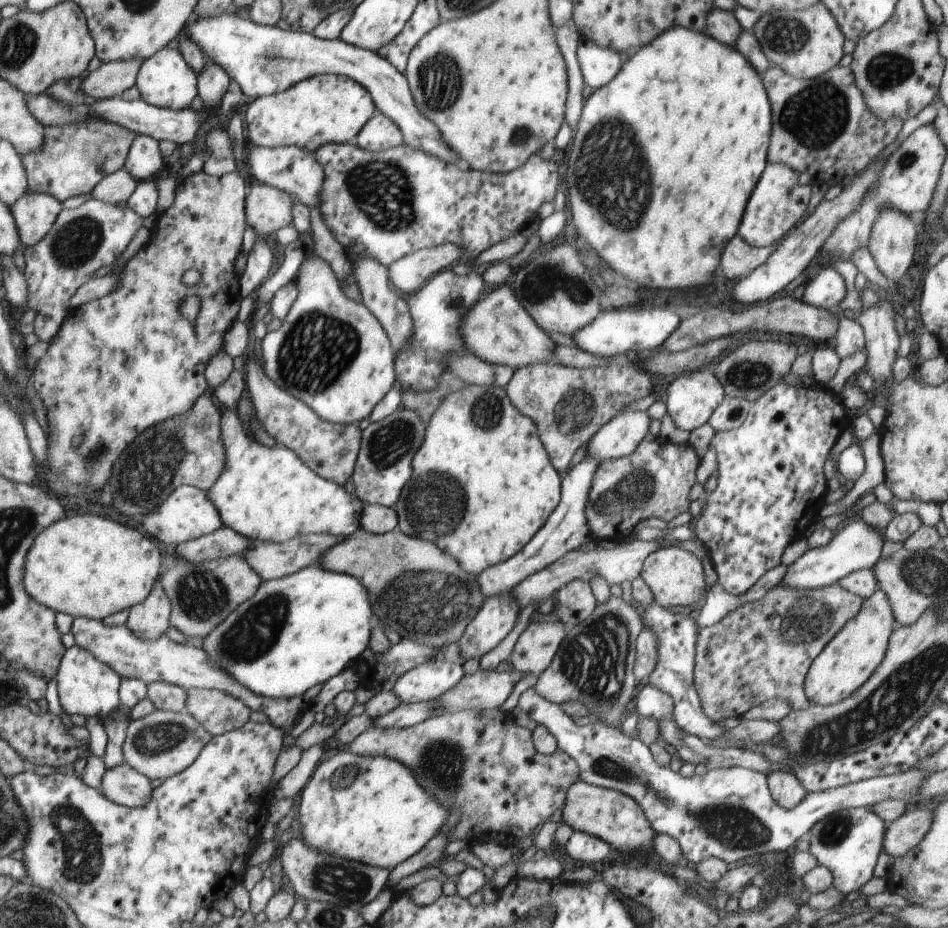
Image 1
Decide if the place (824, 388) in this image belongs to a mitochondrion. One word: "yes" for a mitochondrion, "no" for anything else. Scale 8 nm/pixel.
no

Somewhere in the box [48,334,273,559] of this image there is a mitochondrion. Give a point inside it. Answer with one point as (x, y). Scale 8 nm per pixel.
(147, 473)

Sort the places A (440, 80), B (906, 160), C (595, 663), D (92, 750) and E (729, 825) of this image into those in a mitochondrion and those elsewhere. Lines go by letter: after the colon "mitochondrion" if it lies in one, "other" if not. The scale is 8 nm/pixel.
A: mitochondrion
B: mitochondrion
C: mitochondrion
D: other
E: mitochondrion

